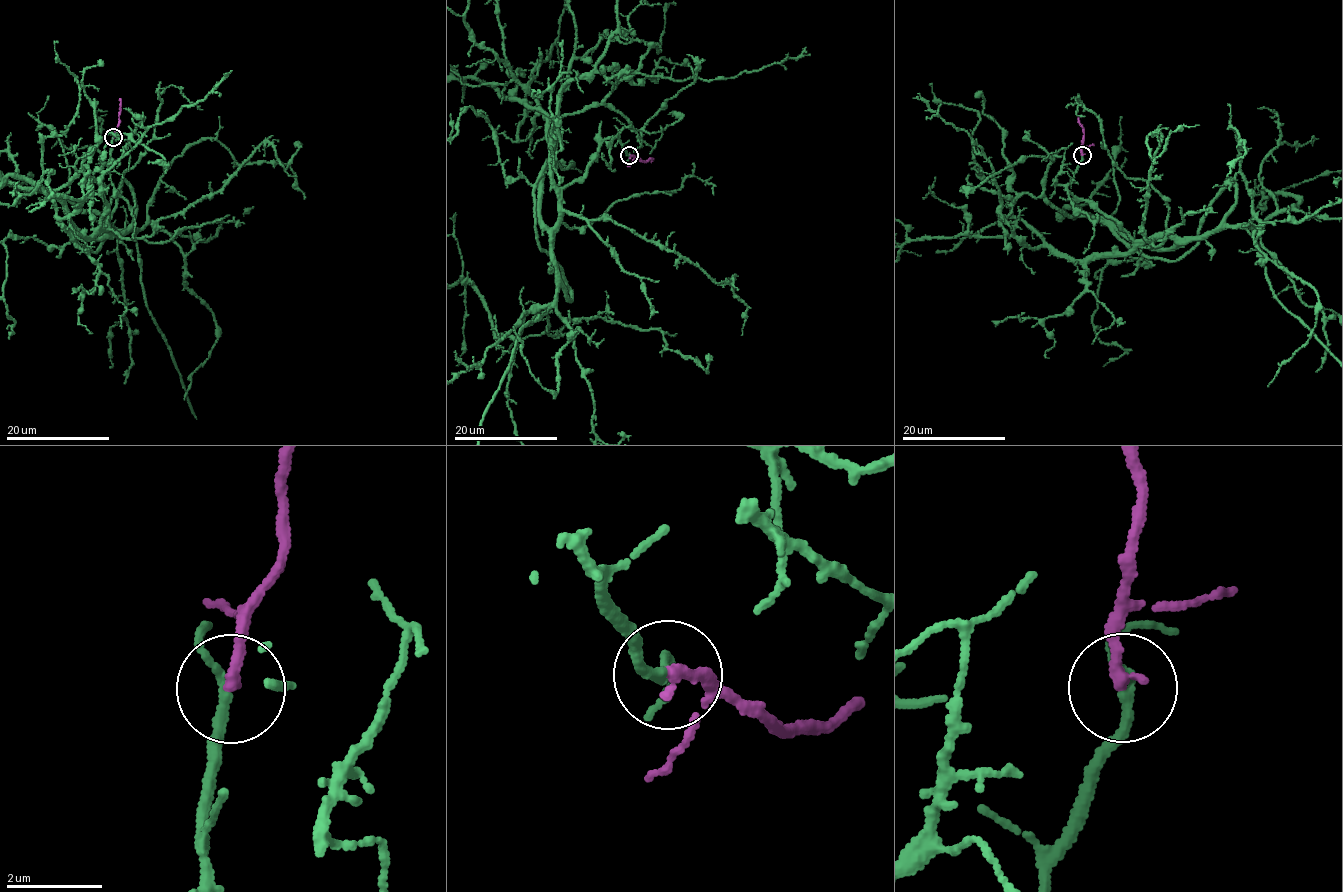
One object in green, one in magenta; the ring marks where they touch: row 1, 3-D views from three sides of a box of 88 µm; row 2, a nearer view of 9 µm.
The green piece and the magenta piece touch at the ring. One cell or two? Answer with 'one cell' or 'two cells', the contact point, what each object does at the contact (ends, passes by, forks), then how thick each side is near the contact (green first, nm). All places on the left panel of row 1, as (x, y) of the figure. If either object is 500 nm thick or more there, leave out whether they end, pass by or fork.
one cell | (113, 137) | green passes by | magenta ends | 180/260 nm

